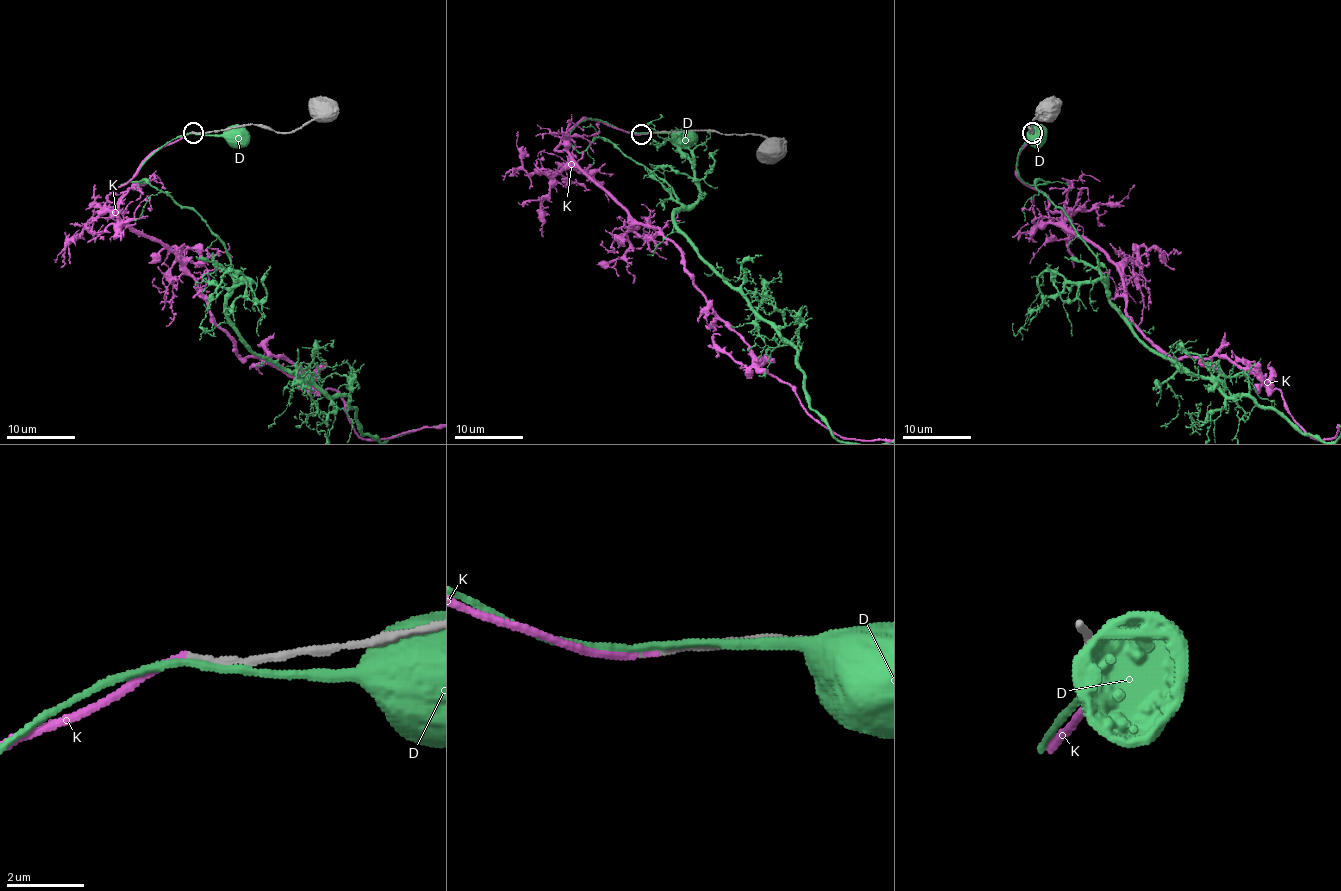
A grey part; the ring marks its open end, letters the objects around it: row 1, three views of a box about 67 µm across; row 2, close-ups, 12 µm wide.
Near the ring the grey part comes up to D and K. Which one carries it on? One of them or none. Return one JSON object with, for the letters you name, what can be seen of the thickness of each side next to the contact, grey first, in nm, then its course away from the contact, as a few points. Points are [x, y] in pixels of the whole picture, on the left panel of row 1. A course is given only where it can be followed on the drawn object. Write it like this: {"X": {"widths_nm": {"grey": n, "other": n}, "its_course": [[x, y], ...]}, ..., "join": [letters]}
{"K": {"widths_nm": {"grey": 200, "other": 170}, "its_course": [[195, 132], [107, 196], [118, 218], [176, 256], [242, 358], [335, 389], [364, 439]]}, "join": ["K"]}

